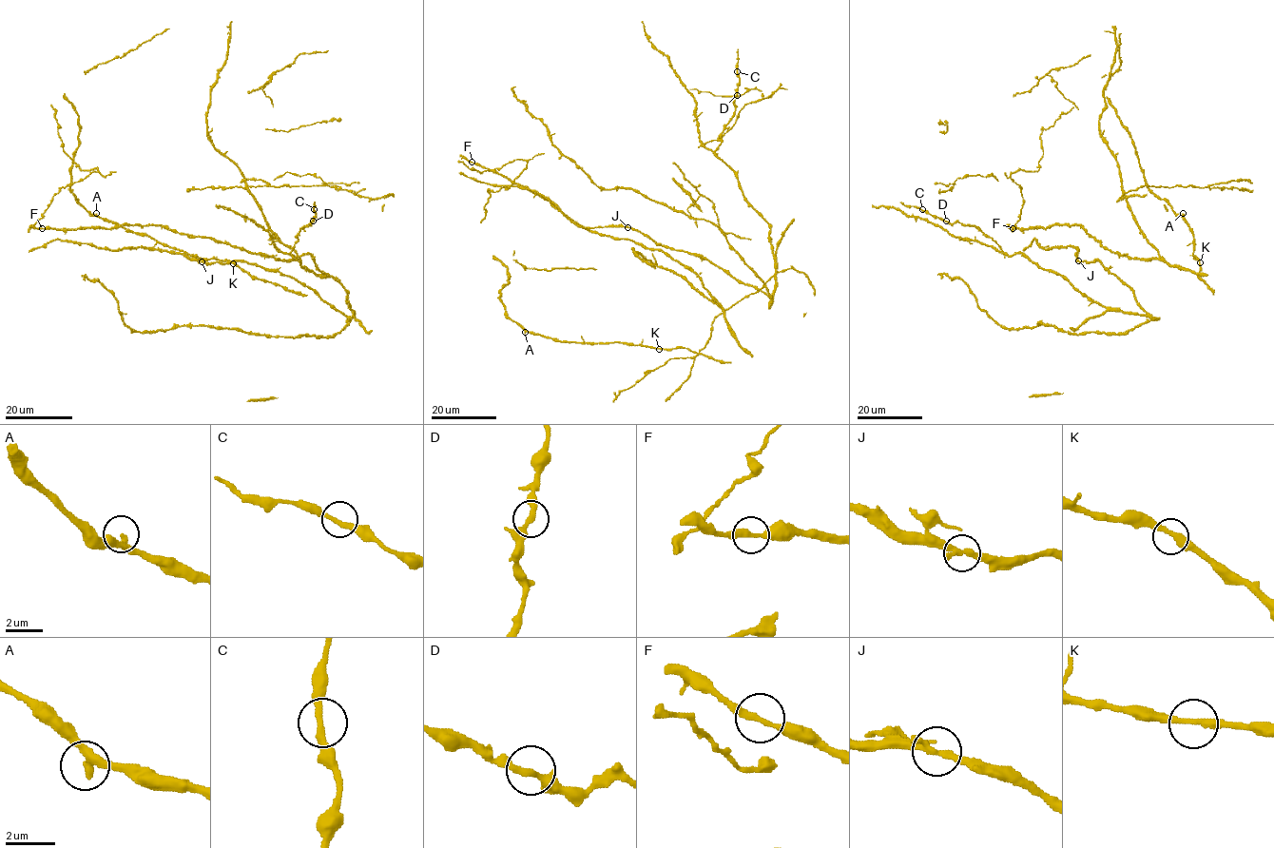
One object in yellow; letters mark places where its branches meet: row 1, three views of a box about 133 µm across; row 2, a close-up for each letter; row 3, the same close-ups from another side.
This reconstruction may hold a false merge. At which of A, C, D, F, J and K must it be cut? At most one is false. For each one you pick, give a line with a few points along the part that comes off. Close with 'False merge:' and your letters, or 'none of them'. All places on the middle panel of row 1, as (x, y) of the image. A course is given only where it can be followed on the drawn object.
False merge: none of them

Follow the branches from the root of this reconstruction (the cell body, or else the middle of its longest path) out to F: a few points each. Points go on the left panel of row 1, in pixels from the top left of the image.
F: (279, 260), (210, 238), (173, 232), (160, 225), (42, 228)

